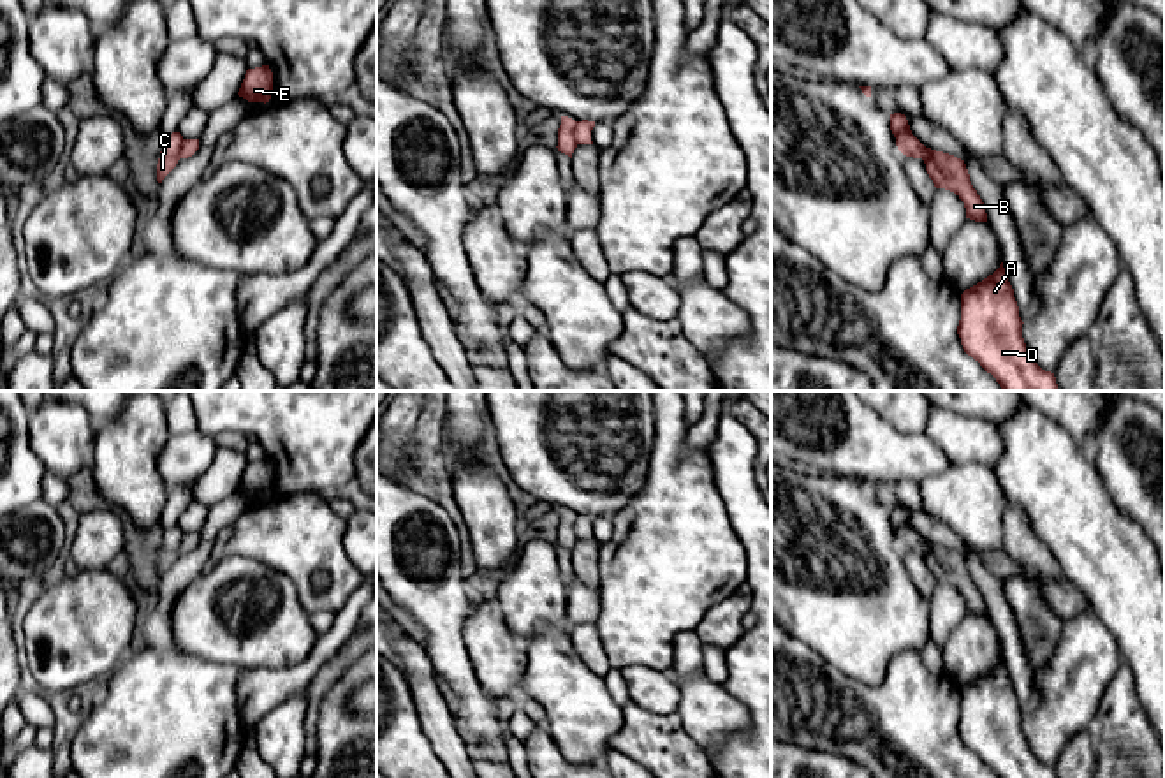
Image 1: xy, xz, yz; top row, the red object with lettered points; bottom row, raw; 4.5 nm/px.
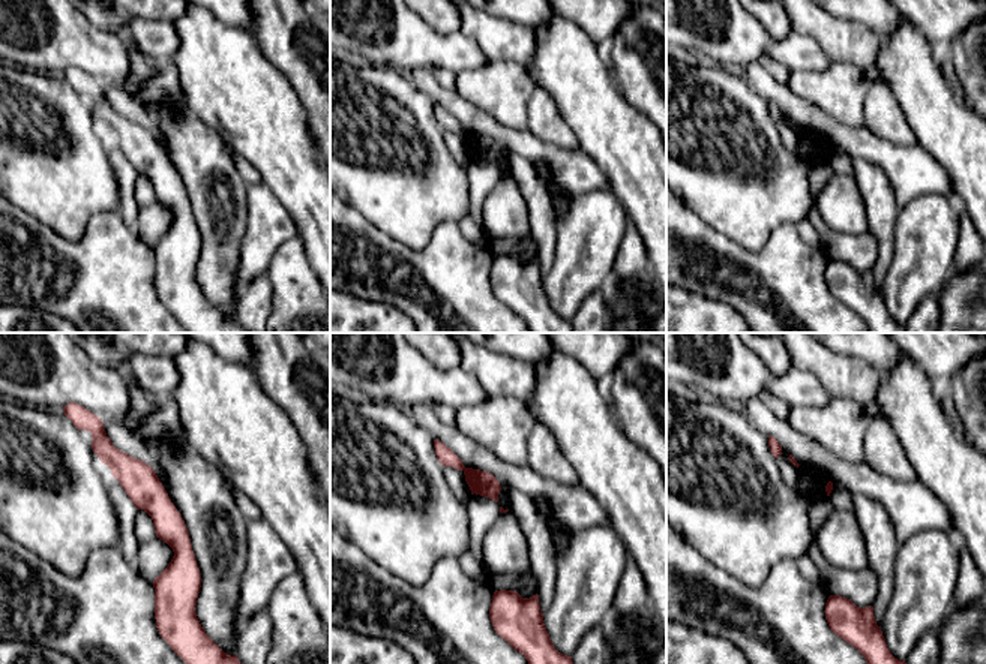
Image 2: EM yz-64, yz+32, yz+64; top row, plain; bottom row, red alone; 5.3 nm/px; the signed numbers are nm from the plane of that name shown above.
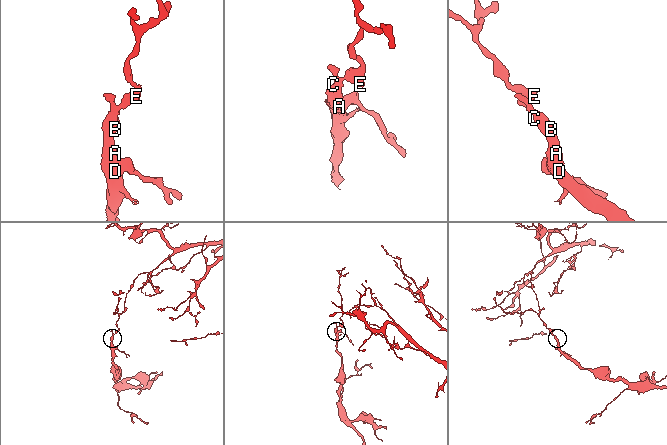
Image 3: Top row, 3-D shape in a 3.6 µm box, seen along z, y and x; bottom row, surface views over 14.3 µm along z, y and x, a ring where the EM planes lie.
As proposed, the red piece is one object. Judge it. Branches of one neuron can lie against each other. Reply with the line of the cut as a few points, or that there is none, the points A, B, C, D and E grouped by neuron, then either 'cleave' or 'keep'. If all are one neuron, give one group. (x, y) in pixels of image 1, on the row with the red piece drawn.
xz (574, 122), (574, 139), (578, 143) | A B C D / E | cleave

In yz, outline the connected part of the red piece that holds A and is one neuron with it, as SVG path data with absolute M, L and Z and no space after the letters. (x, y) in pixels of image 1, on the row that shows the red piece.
M1003 262L961 294L957 334L968 356L991 373L1003 391L1058 391L1056 377L1031 357L1019 306Z

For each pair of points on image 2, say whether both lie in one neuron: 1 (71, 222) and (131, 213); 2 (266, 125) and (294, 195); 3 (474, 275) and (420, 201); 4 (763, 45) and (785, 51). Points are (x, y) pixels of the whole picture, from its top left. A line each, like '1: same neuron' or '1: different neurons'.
1: different neurons
2: same neuron
3: different neurons
4: same neuron

